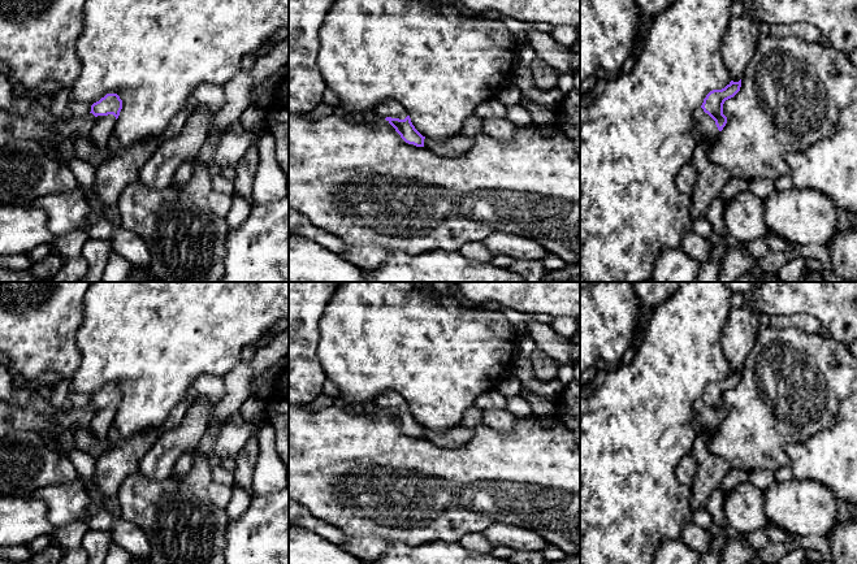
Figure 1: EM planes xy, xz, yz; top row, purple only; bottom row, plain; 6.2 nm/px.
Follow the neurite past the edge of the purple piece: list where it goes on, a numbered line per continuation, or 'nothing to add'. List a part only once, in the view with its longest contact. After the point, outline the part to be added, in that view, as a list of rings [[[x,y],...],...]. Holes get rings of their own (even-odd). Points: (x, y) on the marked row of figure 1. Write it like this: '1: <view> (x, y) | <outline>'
1: yz (705, 126) | [[[701,107],[694,112],[693,120],[700,143],[714,140],[719,134],[715,121]]]

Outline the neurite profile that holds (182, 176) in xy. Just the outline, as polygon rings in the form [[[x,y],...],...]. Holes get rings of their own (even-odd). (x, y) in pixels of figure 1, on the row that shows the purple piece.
[[[186,160],[173,175],[172,185],[186,186],[195,170],[195,160]]]

